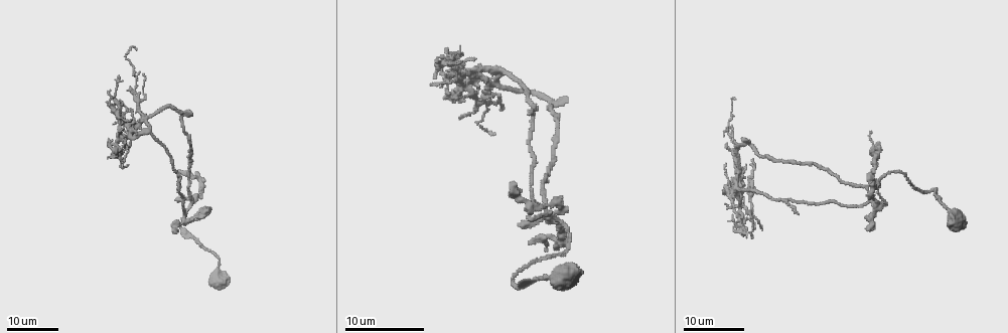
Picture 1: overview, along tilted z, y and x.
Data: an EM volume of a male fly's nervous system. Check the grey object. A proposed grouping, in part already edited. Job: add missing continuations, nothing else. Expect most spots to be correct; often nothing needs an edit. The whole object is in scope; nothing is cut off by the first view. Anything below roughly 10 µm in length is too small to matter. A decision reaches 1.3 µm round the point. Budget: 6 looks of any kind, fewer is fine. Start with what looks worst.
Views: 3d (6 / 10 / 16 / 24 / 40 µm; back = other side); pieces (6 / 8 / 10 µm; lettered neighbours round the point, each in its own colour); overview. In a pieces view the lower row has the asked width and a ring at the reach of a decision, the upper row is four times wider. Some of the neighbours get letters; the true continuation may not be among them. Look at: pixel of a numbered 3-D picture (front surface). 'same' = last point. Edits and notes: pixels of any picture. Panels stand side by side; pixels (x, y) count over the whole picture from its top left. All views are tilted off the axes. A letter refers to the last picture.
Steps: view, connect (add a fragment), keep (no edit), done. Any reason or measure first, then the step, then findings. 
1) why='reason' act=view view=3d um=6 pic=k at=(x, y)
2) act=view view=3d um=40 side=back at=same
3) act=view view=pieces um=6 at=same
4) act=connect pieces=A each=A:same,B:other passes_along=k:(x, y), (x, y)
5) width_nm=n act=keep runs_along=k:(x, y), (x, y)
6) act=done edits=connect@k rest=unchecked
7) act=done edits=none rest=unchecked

why='branch stops here' act=view view=3d um=24 pic=1 at=(220, 288)

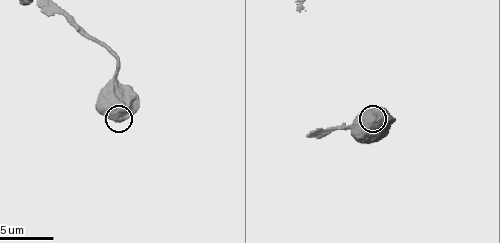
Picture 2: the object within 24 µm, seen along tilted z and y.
why='see the neighbours' act=view view=pieces um=8 pic=2 at=(370, 122)

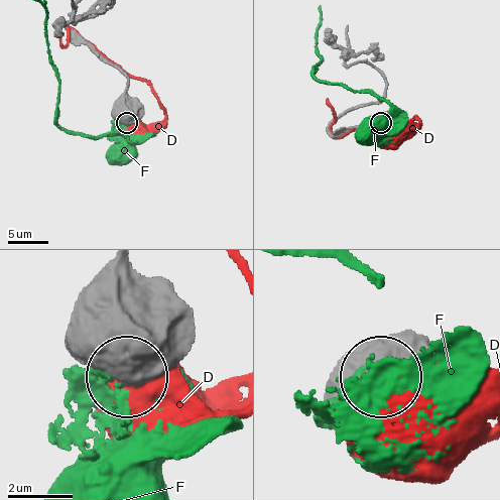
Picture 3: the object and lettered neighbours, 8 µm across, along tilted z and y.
act=keep each=D:other,F:other found='no lettered fragment goes on from it'

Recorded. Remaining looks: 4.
why='an open end' act=view view=3d um=24 pic=1 at=(743, 138)

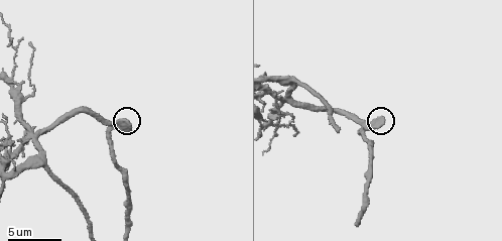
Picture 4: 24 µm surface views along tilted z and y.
why='closer look' act=view view=3d um=6 pic=4 at=(130, 124)

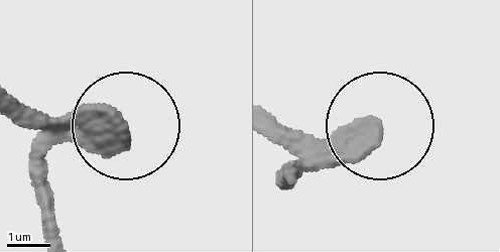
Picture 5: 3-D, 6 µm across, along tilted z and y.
act=view view=pieces um=8 pic=5 at=(376, 126)

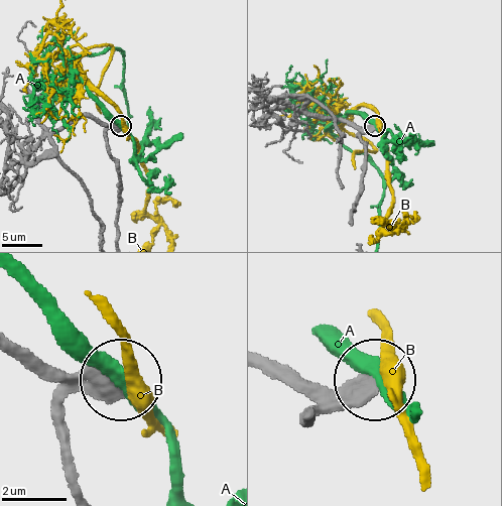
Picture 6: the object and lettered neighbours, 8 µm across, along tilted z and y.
act=keep each=A:other,B:other runs_along=6:(117, 219), (120, 187), (107, 135), (119, 125) found='no lettered fragment goes on from it'

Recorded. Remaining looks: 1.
act=done edits=none rest=unchecked

